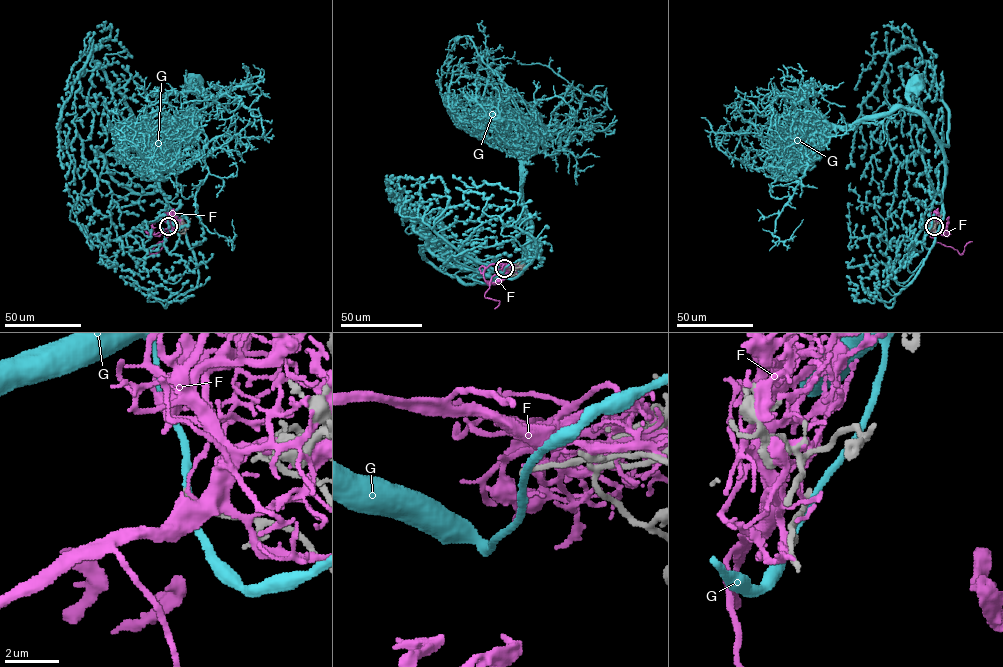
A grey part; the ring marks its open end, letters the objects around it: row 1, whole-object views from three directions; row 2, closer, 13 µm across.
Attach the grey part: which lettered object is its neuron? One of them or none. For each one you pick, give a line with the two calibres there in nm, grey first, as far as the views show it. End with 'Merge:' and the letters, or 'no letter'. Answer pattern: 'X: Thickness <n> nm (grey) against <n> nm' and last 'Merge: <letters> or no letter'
Merge: no letter

